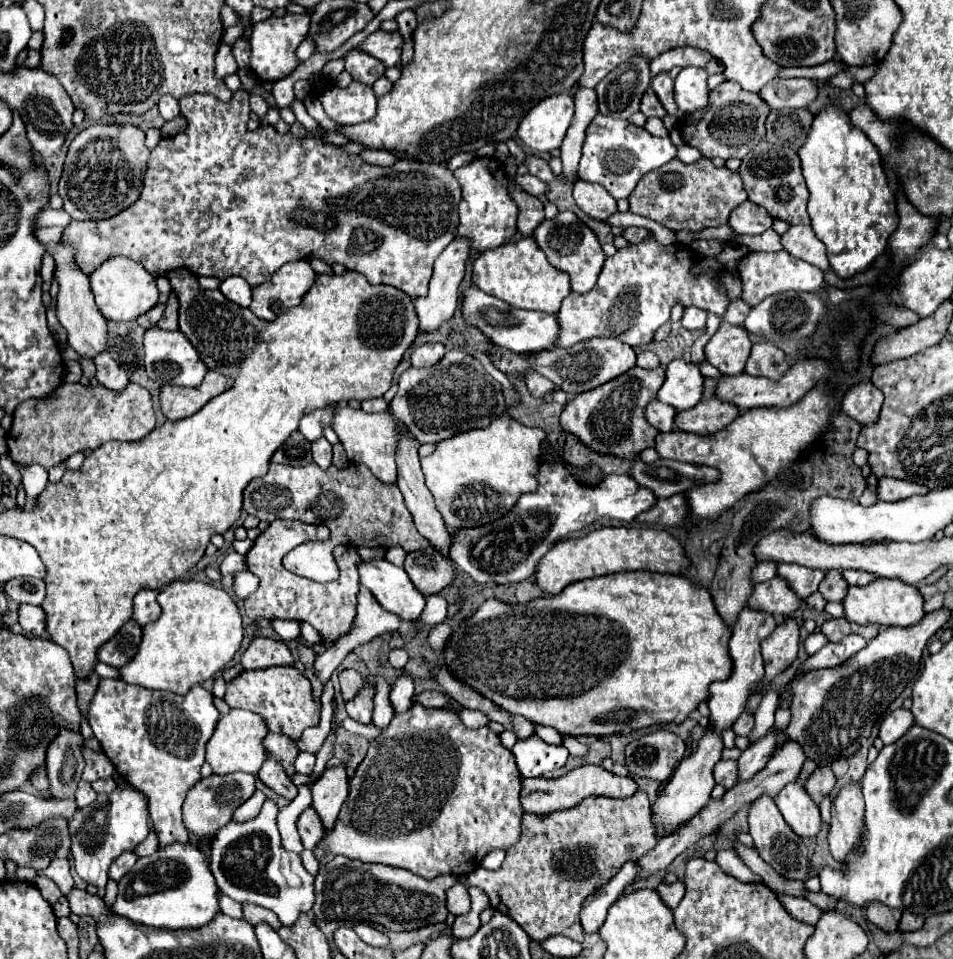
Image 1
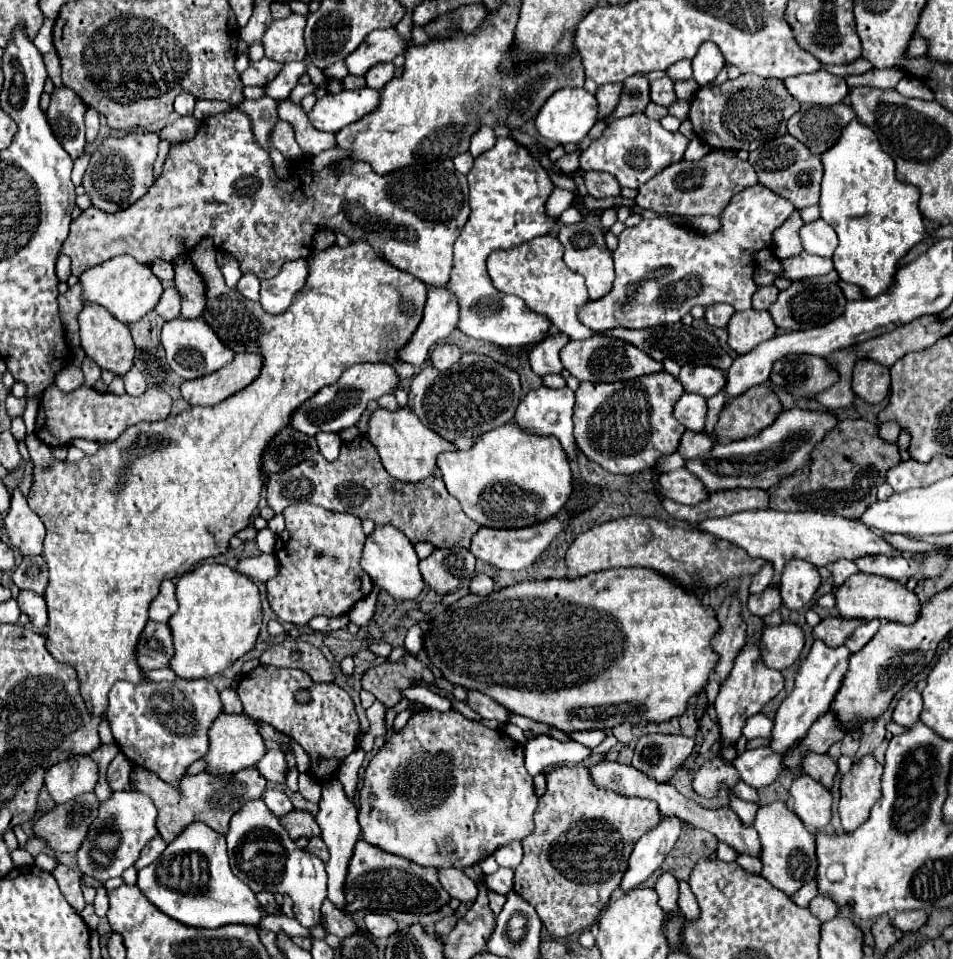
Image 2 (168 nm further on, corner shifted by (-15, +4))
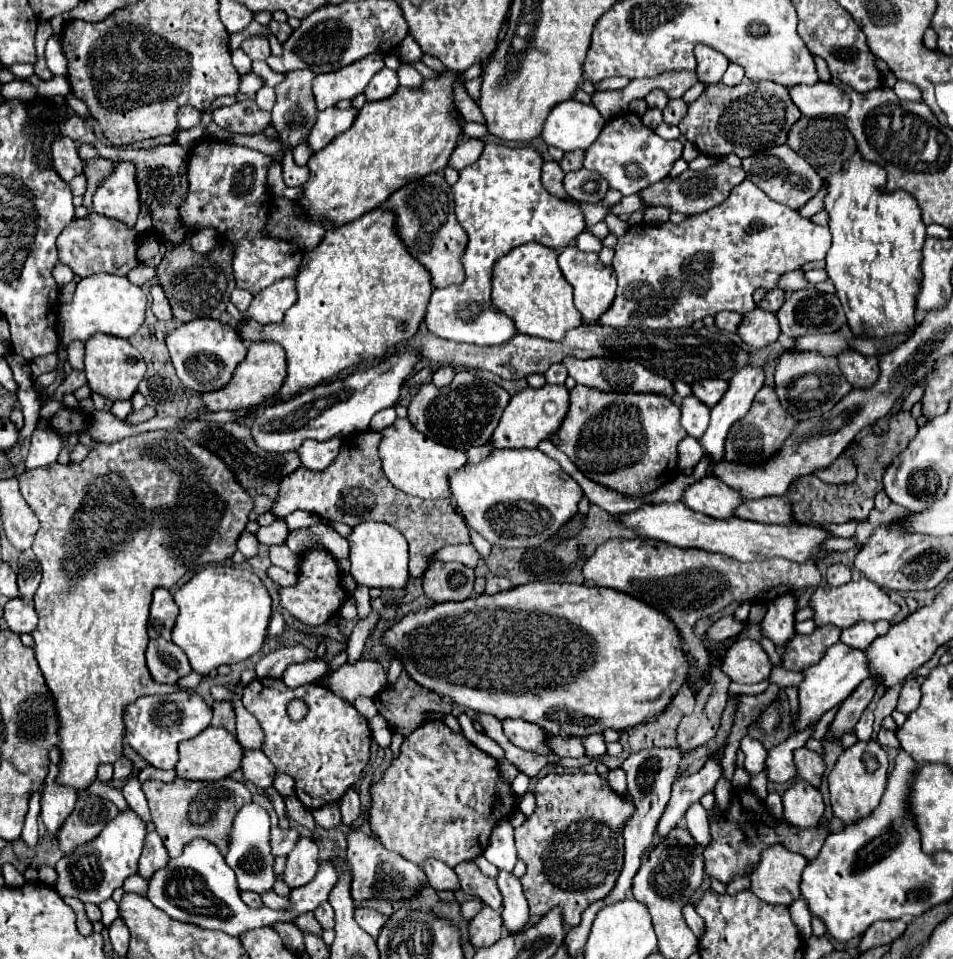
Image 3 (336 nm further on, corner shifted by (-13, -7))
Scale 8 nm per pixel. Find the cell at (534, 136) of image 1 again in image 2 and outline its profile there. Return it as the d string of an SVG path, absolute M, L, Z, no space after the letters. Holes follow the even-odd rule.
M564 87L544 103L544 107L536 117L536 129L544 139L550 139L558 145L566 145L566 143L578 145L596 123L596 115L598 115L598 101L592 93L588 93L586 89Z

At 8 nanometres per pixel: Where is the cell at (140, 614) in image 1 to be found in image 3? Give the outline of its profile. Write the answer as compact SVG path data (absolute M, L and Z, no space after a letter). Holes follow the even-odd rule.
M156 588L152 596L152 606L150 606L150 618L148 618L148 638L164 638L170 640L172 628L178 618L178 606L172 600L172 594L166 588Z

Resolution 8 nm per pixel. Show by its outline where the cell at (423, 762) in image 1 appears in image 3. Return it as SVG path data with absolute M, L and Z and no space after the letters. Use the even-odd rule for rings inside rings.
M426 722L422 724L418 730L414 730L402 744L402 750L400 750L400 756L398 760L392 762L392 766L384 772L384 778L372 788L372 808L370 808L370 826L372 826L372 832L378 836L378 840L388 848L388 850L394 850L398 854L402 854L404 858L408 858L410 862L414 864L422 864L426 858L438 858L442 862L446 862L448 866L456 866L460 862L468 862L468 860L474 860L476 856L480 856L486 846L488 846L488 838L492 834L492 828L496 826L496 822L504 816L510 816L514 812L514 796L512 796L512 790L510 786L502 780L500 772L496 770L496 760L492 756L488 756L486 752L482 752L478 746L474 746L470 740L466 740L462 734L456 734L452 732L446 724L442 722Z

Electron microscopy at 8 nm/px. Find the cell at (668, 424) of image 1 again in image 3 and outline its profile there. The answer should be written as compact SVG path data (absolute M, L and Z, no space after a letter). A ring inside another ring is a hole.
M688 396L682 400L682 426L686 428L686 432L694 438L700 438L706 428L708 428L708 416L710 416L710 408L700 402L694 396Z

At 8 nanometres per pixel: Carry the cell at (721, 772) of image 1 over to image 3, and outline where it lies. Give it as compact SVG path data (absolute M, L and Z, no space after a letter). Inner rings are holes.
M812 722L806 728L806 732L802 730L800 734L792 734L784 744L780 744L768 752L766 768L768 768L768 778L772 782L790 782L796 778L796 766L792 762L792 752L796 748L804 746L808 738L812 738L814 726L816 726L816 722Z

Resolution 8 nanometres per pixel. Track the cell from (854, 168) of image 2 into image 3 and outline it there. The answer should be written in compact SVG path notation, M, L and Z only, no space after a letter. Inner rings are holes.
M860 154L850 158L846 166L826 180L828 196L824 208L830 214L832 248L826 254L826 270L844 306L848 326L858 336L886 338L894 334L912 334L916 328L916 296L922 280L922 246L926 240L926 226L922 222L918 202L906 192L880 192L886 184L882 166L862 160Z

